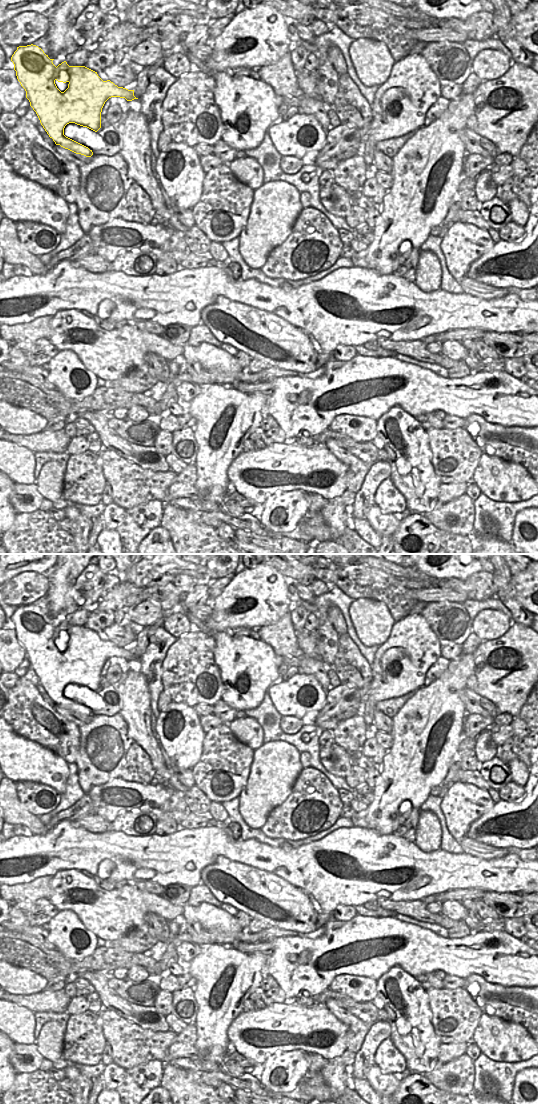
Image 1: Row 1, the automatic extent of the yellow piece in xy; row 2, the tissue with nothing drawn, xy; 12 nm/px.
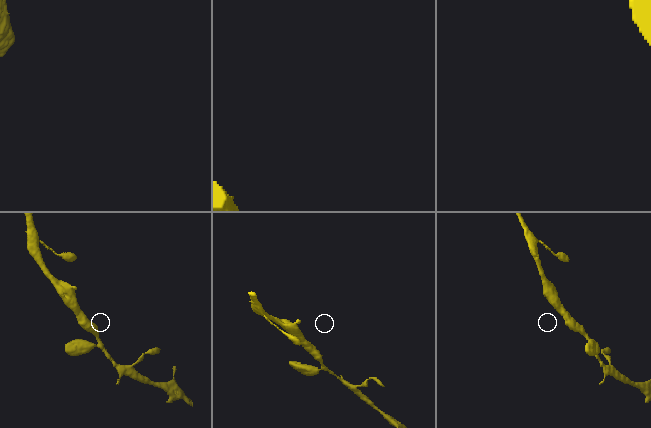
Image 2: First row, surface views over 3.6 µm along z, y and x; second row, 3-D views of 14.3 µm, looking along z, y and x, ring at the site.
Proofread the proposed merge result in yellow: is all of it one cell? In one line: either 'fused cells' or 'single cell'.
single cell

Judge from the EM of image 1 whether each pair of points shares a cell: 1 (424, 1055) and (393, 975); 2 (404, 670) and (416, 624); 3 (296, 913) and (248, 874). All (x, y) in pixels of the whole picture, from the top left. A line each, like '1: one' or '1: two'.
1: one
2: one
3: one

